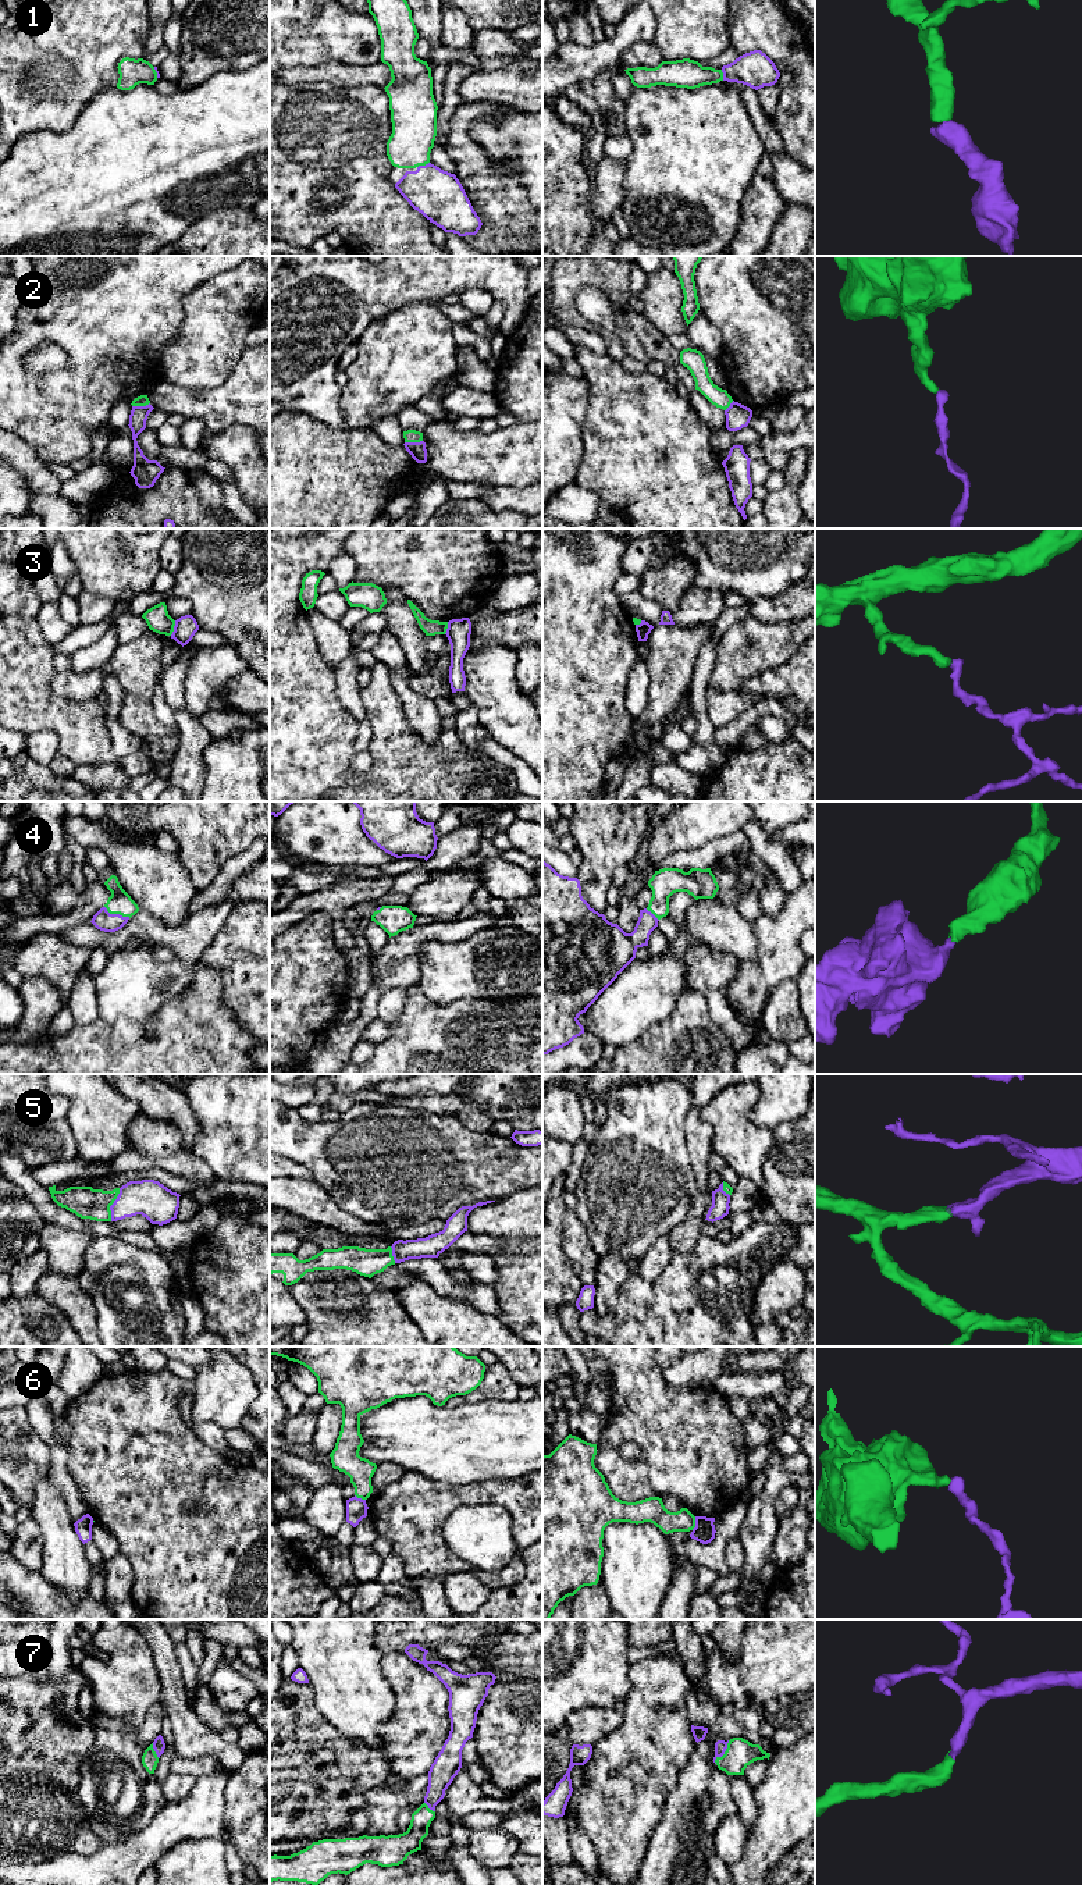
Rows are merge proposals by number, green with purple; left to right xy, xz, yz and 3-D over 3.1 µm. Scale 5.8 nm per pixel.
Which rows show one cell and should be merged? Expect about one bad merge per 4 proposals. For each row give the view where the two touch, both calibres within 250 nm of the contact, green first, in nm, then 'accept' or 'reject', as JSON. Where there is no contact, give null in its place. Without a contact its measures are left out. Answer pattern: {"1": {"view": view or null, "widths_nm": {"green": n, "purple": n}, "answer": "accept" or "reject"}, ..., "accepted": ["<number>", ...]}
{"1": {"view": "xz", "widths_nm": {"green": 260, "purple": 280}, "answer": "accept"}, "2": {"view": "xy", "widths_nm": {"green": 60, "purple": 100}, "answer": "reject"}, "3": {"view": "xy", "widths_nm": {"green": 140, "purple": 130}, "answer": "reject"}, "4": {"view": "xy", "widths_nm": {"green": 140, "purple": 110}, "answer": "accept"}, "5": {"view": "xy", "widths_nm": {"green": 180, "purple": 220}, "answer": "accept"}, "6": {"view": "yz", "widths_nm": {"green": 140, "purple": 130}, "answer": "reject"}, "7": {"view": "yz", "widths_nm": {"green": 160, "purple": 70}, "answer": "accept"}, "accepted": ["1", "4", "5", "7"]}

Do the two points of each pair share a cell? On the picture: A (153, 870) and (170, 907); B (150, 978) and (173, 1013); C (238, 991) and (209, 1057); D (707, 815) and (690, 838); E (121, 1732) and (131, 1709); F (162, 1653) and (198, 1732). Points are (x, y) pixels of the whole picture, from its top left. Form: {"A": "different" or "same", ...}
{"A": "same", "B": "different", "C": "different", "D": "same", "E": "different", "F": "same"}

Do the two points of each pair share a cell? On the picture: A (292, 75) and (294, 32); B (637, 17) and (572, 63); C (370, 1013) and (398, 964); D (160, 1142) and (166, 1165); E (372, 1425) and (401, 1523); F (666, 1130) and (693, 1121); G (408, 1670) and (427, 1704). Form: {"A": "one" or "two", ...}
{"A": "two", "B": "one", "C": "two", "D": "two", "E": "two", "F": "two", "G": "one"}

